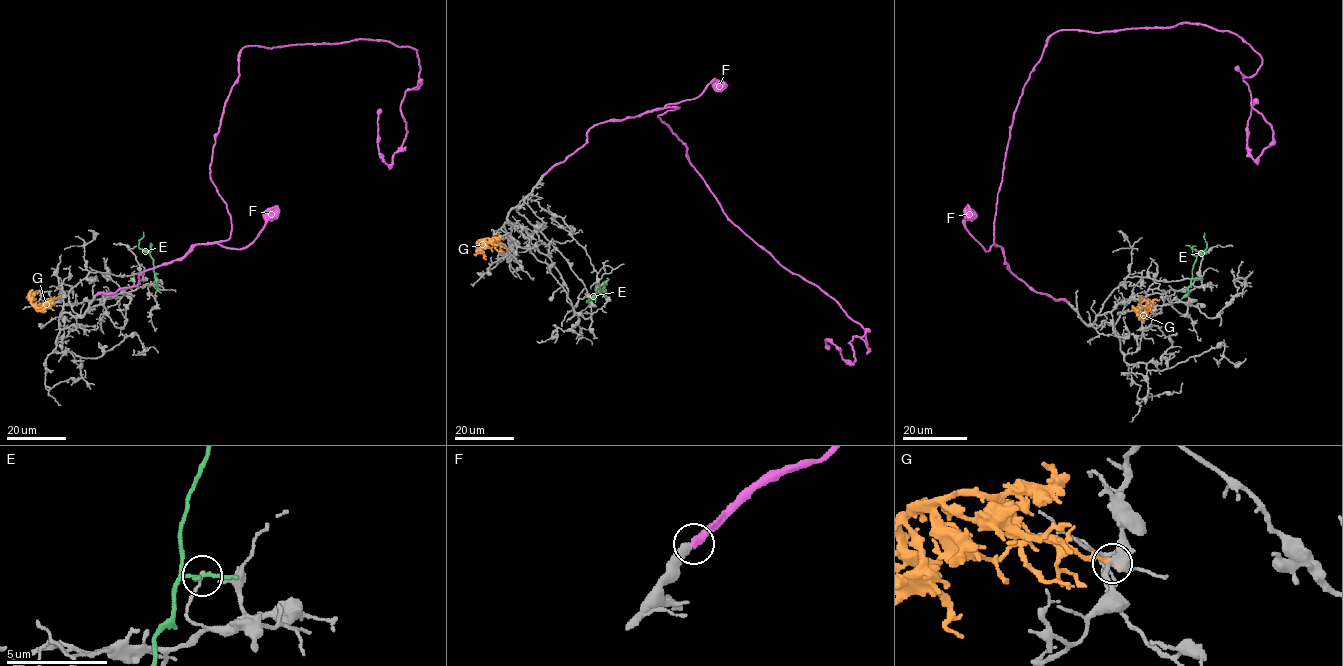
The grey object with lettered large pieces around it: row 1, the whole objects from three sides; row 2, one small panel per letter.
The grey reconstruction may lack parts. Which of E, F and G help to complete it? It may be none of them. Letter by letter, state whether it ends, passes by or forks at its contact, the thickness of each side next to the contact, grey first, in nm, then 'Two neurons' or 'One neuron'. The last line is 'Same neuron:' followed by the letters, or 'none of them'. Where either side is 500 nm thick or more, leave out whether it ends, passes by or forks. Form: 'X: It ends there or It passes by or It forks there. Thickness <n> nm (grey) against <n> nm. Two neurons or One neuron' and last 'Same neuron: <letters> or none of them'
E: It forks there. Thickness 150 nm (grey) against 130 nm. Two neurons
F: It ends there. Thickness 440 nm (grey) against 420 nm. One neuron
G: It ends there. Thickness 400 nm (grey) against 280 nm. Two neurons
Same neuron: F

